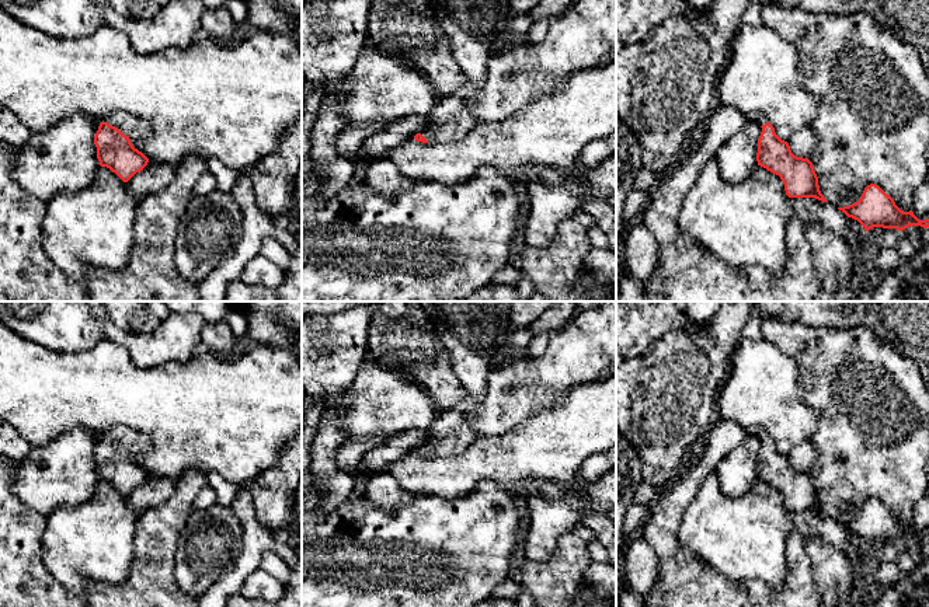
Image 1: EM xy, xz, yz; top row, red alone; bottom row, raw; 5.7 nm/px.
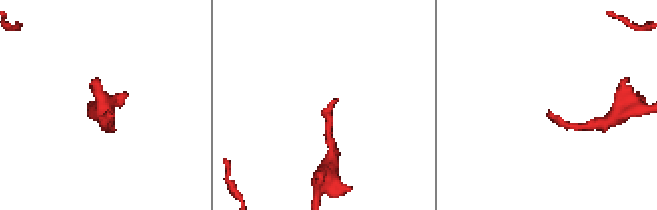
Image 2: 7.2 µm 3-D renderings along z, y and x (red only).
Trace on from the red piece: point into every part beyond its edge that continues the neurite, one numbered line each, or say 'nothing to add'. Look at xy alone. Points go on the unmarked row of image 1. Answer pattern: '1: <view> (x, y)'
1: xy (129, 439)

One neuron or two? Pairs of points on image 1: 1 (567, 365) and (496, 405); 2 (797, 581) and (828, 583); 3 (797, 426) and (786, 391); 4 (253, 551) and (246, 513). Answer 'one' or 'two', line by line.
1: one
2: two
3: one
4: one

